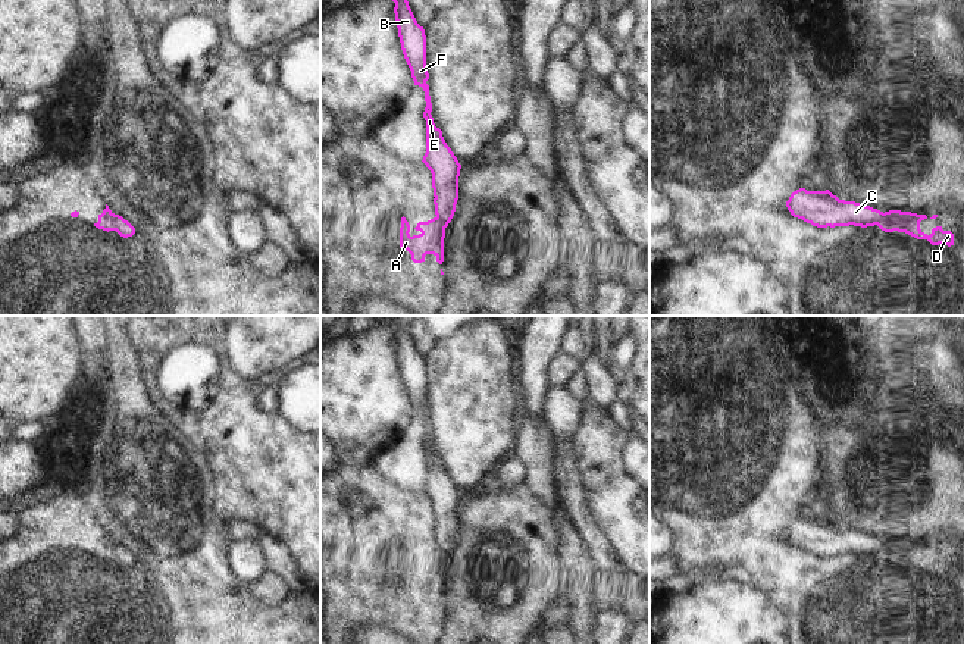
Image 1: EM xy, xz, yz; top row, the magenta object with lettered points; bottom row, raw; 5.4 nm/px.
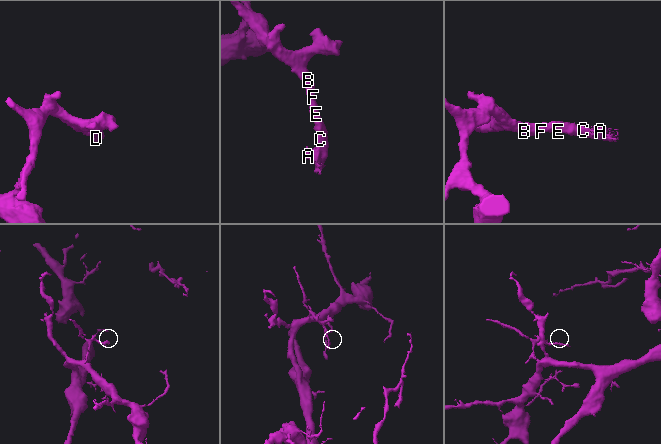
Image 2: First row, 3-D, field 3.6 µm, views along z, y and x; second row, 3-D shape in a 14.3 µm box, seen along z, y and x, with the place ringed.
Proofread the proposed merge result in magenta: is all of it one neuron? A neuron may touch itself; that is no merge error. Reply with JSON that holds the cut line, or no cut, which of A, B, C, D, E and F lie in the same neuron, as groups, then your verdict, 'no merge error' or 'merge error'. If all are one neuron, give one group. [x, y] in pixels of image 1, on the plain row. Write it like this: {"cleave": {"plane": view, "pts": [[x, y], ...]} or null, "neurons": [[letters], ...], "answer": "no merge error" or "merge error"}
{"cleave": {"plane": "xy", "pts": [[112, 542], [112, 551], [116, 559]]}, "neurons": [["A", "D"], ["B", "C", "E", "F"]], "answer": "merge error"}

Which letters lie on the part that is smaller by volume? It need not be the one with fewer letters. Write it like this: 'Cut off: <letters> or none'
Cut off: A, D

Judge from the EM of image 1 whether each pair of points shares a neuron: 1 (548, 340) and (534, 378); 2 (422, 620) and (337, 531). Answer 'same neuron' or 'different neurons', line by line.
1: same neuron
2: same neuron

